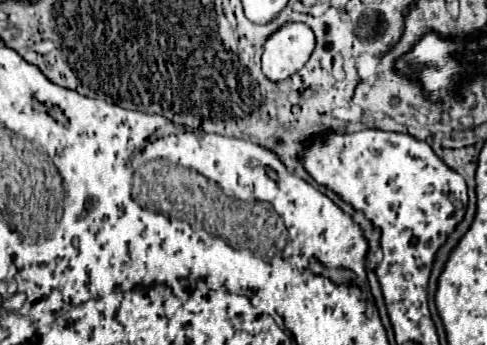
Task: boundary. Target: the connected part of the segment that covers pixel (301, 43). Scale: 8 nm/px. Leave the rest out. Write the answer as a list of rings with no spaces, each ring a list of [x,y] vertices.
[[[301,22],[283,24],[263,48],[263,72],[269,80],[285,80],[305,66],[315,46],[315,36]]]

